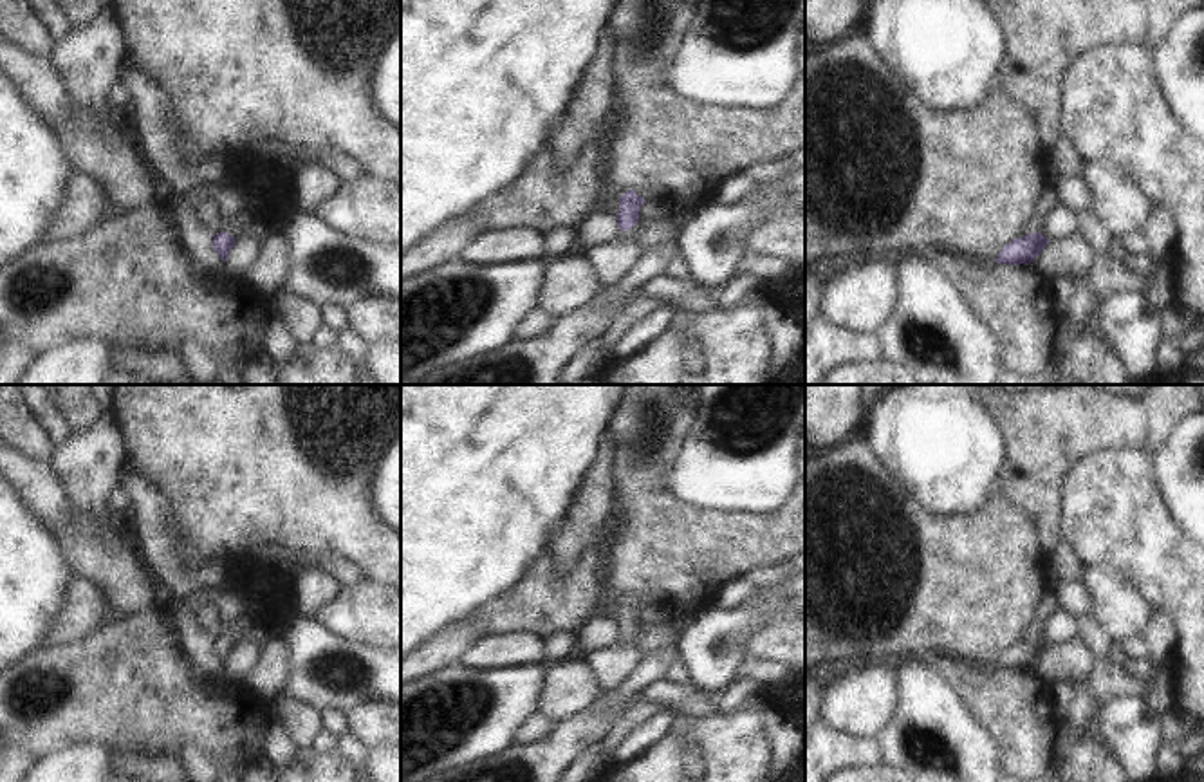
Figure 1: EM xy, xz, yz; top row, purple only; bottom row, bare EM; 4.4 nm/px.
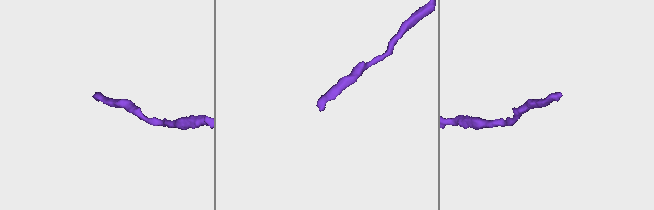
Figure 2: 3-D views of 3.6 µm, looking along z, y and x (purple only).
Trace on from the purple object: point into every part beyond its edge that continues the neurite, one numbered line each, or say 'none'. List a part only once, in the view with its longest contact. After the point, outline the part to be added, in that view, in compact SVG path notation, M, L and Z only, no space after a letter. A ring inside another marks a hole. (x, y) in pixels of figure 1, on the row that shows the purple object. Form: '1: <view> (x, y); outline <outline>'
1: xz (648, 235); outline M637 220L632 229L621 231L617 237L626 237L637 240L643 247L652 249L668 240L679 240L681 228L677 228L671 220L657 220L646 224Z

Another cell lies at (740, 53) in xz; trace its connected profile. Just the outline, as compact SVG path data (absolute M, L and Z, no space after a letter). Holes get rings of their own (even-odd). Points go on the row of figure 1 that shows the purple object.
M700 0L695 25L668 79L708 108L780 108L805 83L803 31L805 0Z

